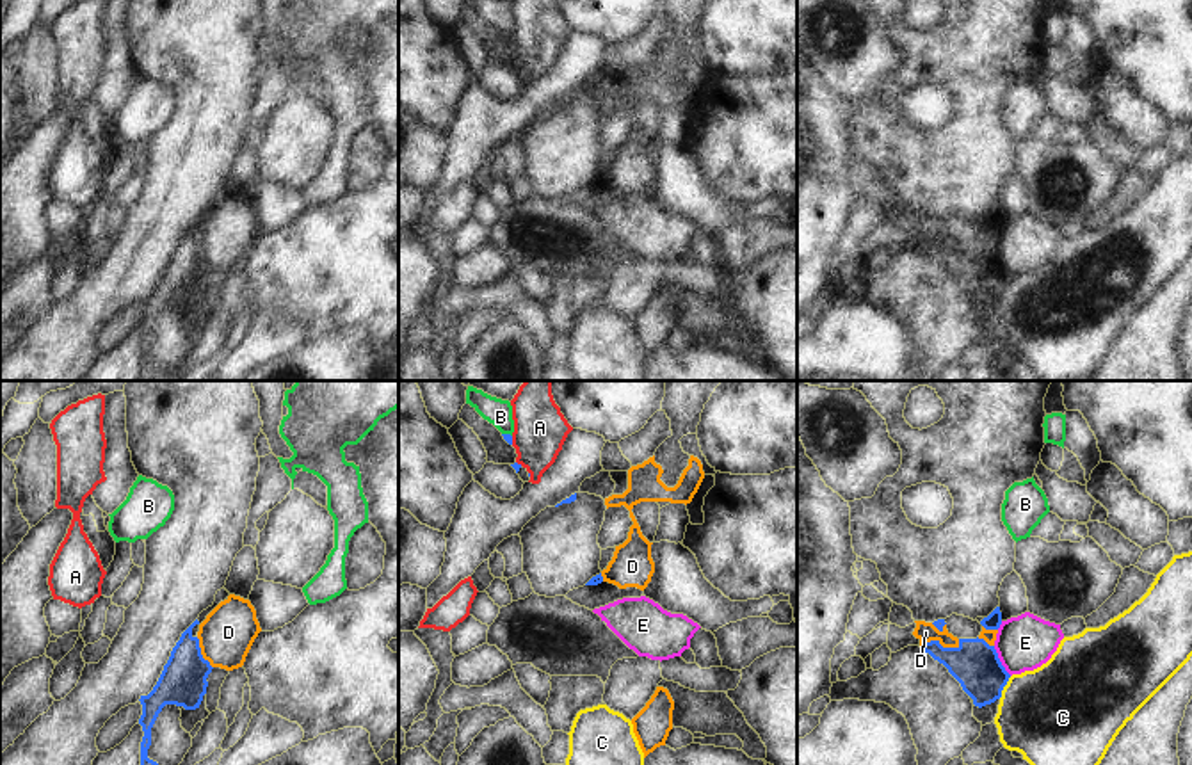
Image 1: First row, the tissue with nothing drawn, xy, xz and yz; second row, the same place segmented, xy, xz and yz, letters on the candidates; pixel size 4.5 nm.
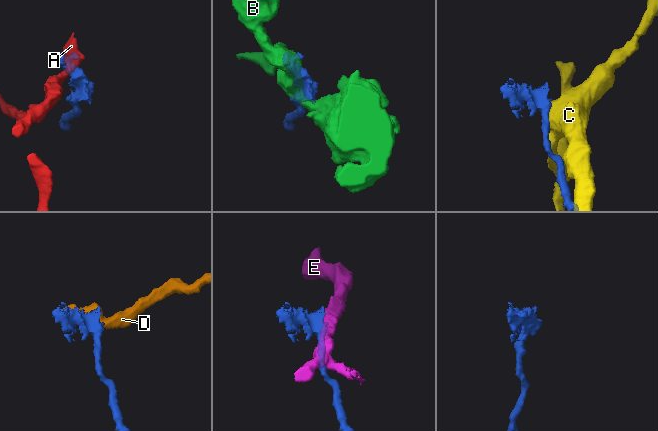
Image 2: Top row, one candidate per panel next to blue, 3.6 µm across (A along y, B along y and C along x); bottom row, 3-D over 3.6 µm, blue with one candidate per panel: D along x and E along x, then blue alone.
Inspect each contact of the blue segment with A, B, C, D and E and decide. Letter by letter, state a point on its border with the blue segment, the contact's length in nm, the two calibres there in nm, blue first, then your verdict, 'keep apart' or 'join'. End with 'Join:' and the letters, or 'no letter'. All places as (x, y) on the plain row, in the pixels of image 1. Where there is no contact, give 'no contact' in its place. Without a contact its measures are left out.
A: meets blue in xz at (511, 41); contact 40 nm long; 40 nm thick on the blue side, 240 nm on the other; keep apart
B: meets blue in xz at (507, 36); contact 50 nm long; 40 nm thick on the blue side, 120 nm on the other; keep apart
C: meets blue in yz at (1004, 287); contact 120 nm long; 220 nm thick on the blue side, 440 nm on the other; keep apart
D: meets blue in yz at (942, 248); contact 190 nm long; 220 nm thick on the blue side, 90 nm on the other; keep apart
E: meets blue in yz at (998, 262); contact 160 nm long; 220 nm thick on the blue side, 240 nm on the other; keep apart
Join: no letter

